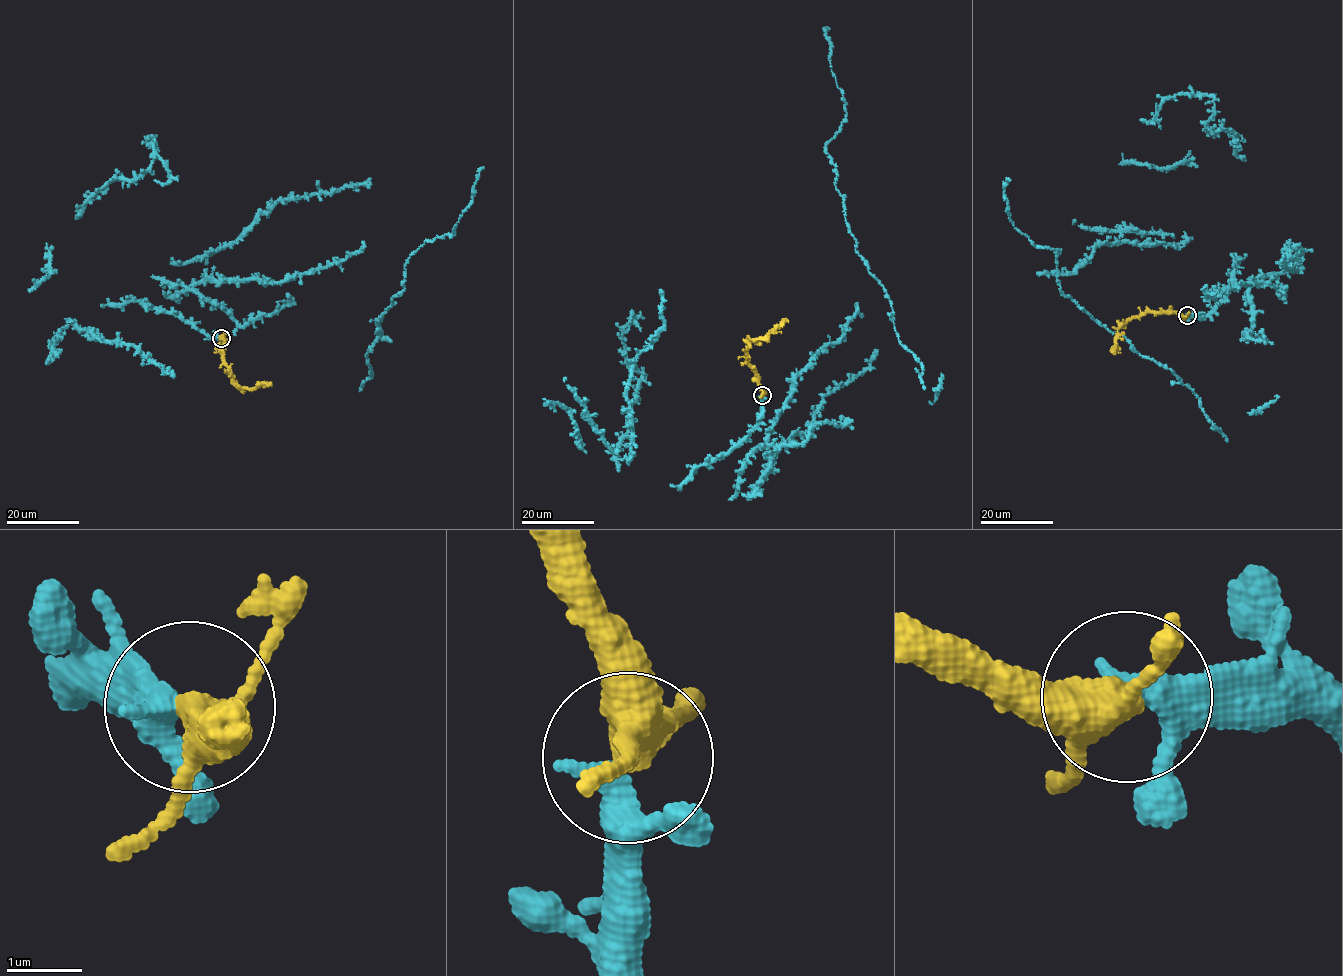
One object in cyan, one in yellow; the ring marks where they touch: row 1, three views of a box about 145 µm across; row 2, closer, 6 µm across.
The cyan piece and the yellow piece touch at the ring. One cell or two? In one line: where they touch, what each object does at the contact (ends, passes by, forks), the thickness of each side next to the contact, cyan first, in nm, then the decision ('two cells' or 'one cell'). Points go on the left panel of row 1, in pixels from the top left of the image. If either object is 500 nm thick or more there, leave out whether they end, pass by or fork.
at (221, 338); cyan passes by; yellow forks there; 320 nm thick on the cyan side, 360 nm on the other; one cell

